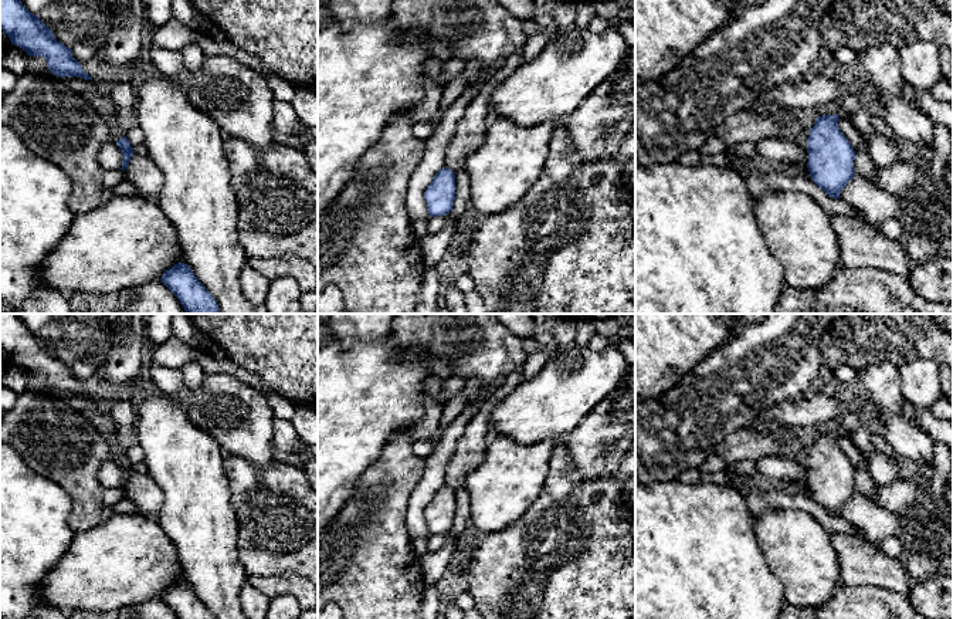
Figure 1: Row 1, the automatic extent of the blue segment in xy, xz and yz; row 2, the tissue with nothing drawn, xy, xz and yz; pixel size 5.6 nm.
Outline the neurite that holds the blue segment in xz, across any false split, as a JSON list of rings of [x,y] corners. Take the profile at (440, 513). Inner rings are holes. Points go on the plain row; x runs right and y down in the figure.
[[[442,486],[433,495],[424,510],[430,535],[445,534],[452,528],[455,518],[455,493],[451,487]]]

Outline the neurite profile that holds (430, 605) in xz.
[[[427,586],[423,592],[423,601],[417,612],[417,619],[437,619],[437,615],[441,609],[442,605],[438,586]]]

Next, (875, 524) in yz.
[[[857,491],[842,507],[840,517],[854,524],[874,548],[889,535],[908,541],[913,530],[905,515],[889,513]]]

